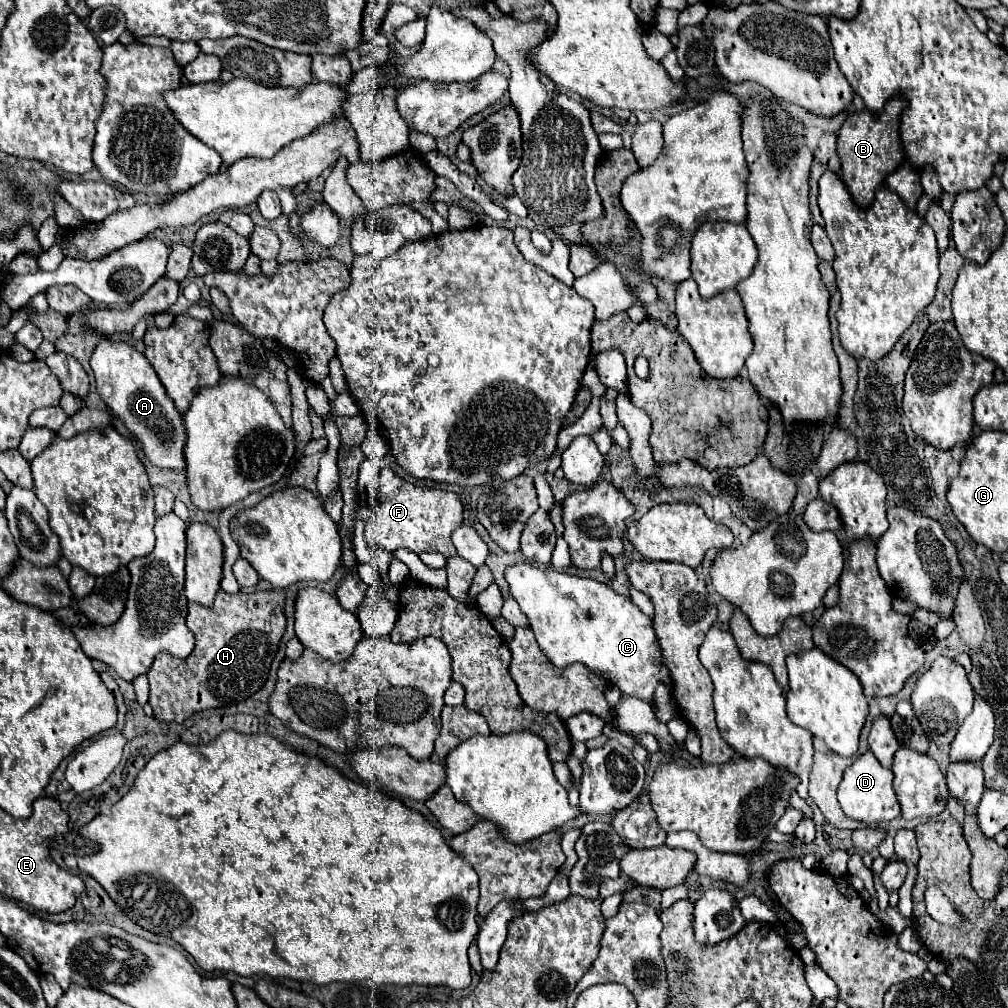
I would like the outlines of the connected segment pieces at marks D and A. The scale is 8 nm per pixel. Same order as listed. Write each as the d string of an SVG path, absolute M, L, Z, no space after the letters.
M867 750L851 766L847 766L847 770L843 772L843 780L837 788L837 800L839 800L843 812L849 818L863 820L863 822L869 822L869 824L893 820L901 812L897 796L893 792L893 774L891 774L889 768L883 768L877 762L877 758L873 756L871 750Z
M103 338L91 356L91 368L99 396L133 434L133 440L141 446L145 458L159 468L185 470L183 446L187 430L183 426L183 416L179 410L175 410L175 404L171 402L165 386L159 382L147 358L129 342L113 342Z

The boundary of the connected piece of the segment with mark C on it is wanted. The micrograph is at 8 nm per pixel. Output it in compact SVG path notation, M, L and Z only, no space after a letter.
M525 562L509 566L505 580L509 582L511 596L527 614L539 648L553 666L565 668L583 662L593 672L603 674L623 694L639 698L651 698L657 682L665 682L671 688L669 670L663 664L651 620L609 584L565 572L541 570Z

